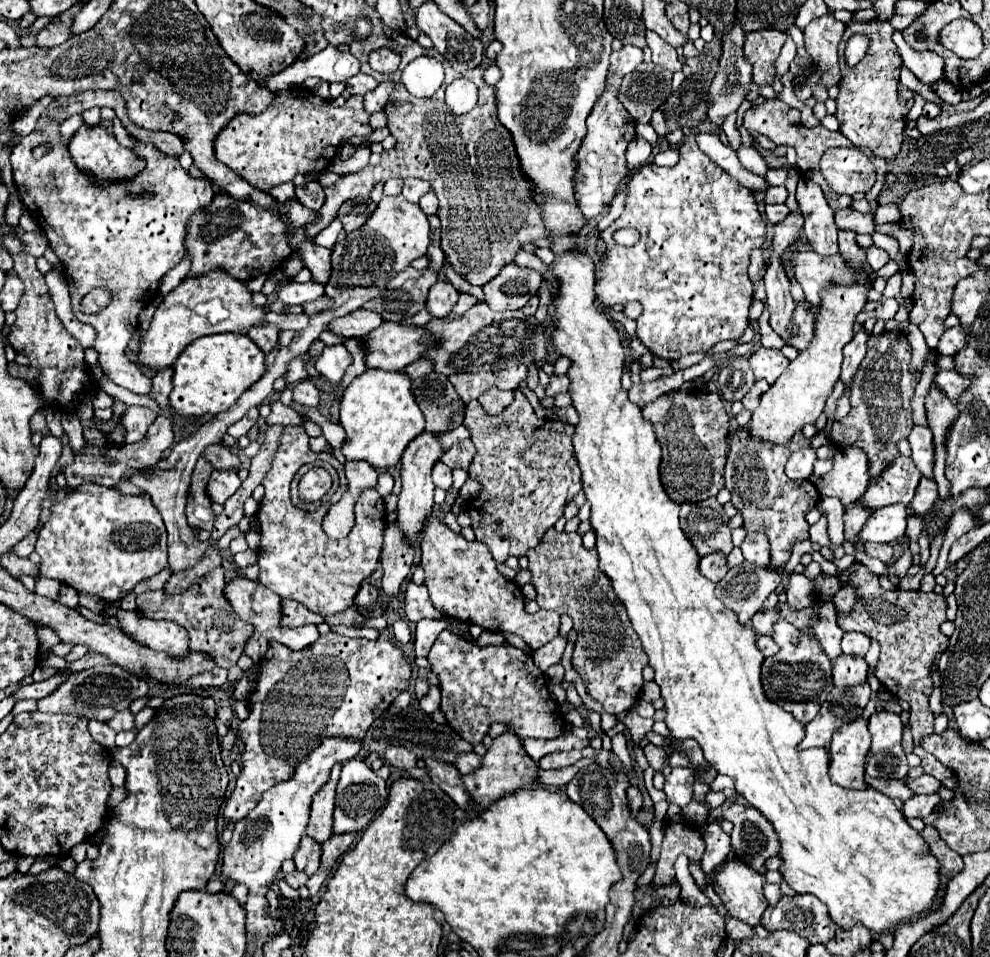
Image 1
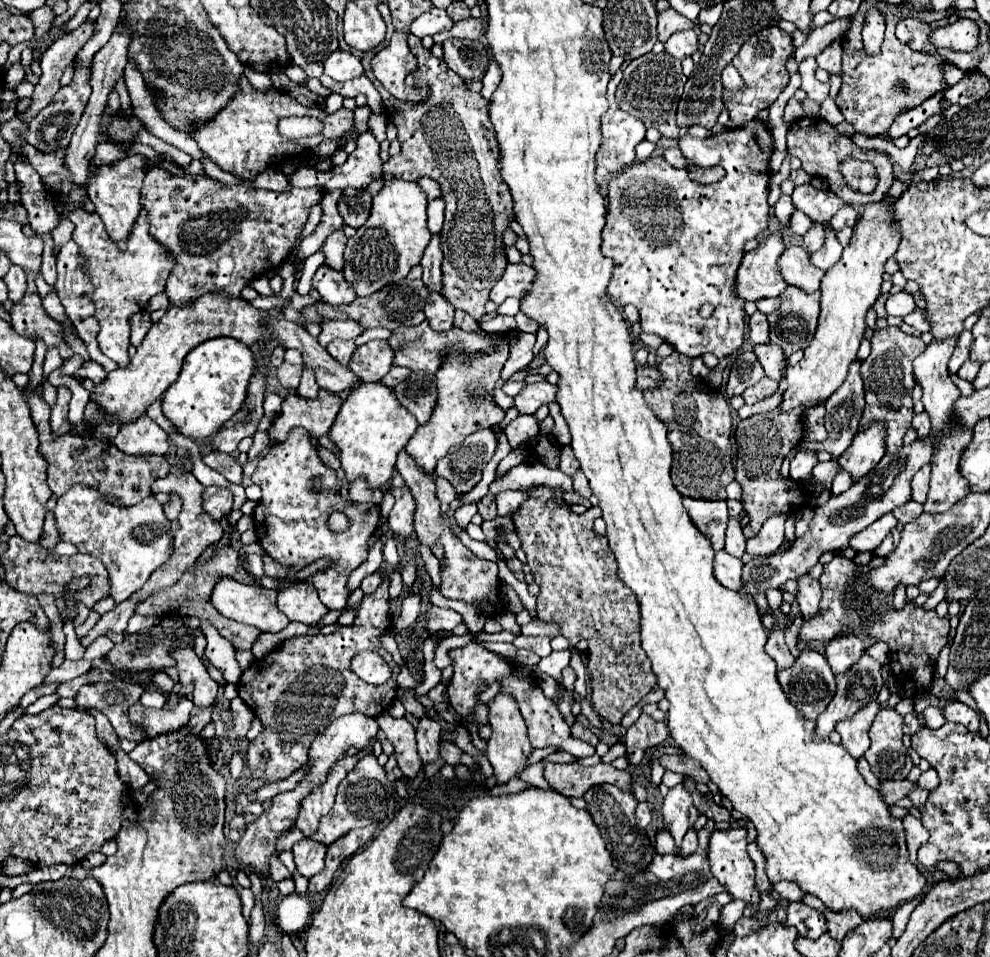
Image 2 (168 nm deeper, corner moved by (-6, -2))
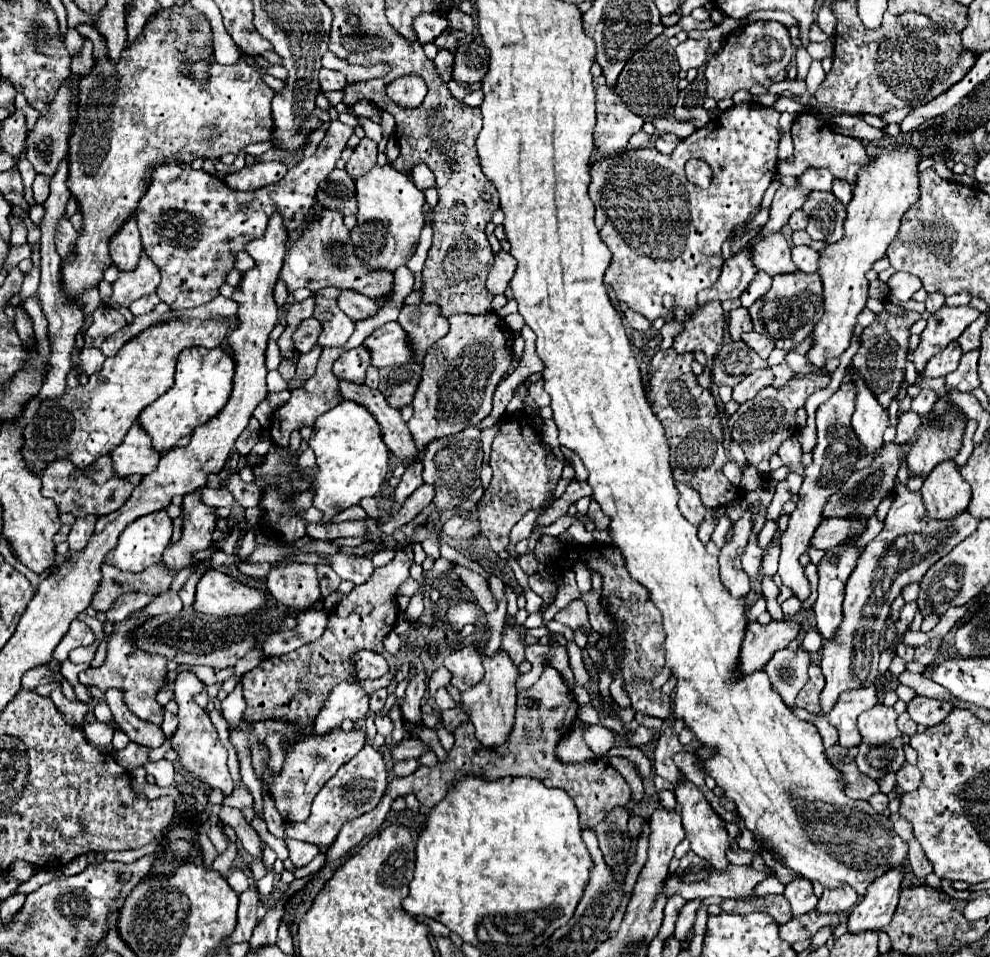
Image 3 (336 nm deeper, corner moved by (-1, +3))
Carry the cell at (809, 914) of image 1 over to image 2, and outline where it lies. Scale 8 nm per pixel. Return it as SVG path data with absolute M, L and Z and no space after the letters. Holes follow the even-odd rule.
M792 902L788 906L786 924L794 926L800 936L806 936L806 938L812 938L812 940L826 932L824 914L806 906L806 904L802 904L802 902Z

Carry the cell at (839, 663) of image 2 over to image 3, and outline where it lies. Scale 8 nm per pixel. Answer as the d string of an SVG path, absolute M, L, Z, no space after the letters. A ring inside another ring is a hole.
M853 541L845 547L835 547L825 553L819 565L819 597L813 605L817 629L825 641L835 639L837 629L843 621L843 591L845 583L855 569L859 551L853 547ZM833 559L837 563L833 563Z

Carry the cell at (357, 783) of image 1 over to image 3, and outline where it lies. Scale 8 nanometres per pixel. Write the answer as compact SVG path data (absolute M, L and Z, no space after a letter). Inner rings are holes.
M367 743L363 751L357 753L349 763L345 763L337 771L337 775L329 783L325 783L325 787L317 793L317 797L313 799L309 819L305 823L287 823L285 833L293 839L315 843L319 847L327 847L329 843L333 843L343 823L373 811L377 803L381 801L381 797L385 795L385 789L387 789L385 761L379 755L379 751L371 743Z

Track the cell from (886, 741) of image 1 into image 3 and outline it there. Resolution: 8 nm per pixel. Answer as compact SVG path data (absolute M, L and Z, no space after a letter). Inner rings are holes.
M877 703L873 709L865 711L859 717L859 733L863 735L863 741L857 747L859 753L855 757L855 763L861 769L861 773L869 775L871 779L881 779L891 771L899 771L899 767L905 763L903 737L895 721L897 721L897 713L891 707L885 707L883 703Z

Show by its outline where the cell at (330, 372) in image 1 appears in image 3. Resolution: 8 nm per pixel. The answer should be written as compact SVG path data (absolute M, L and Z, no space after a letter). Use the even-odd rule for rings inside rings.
M317 297L317 311L313 313L313 317L323 325L319 347L343 347L353 335L355 323L337 307L335 299Z

